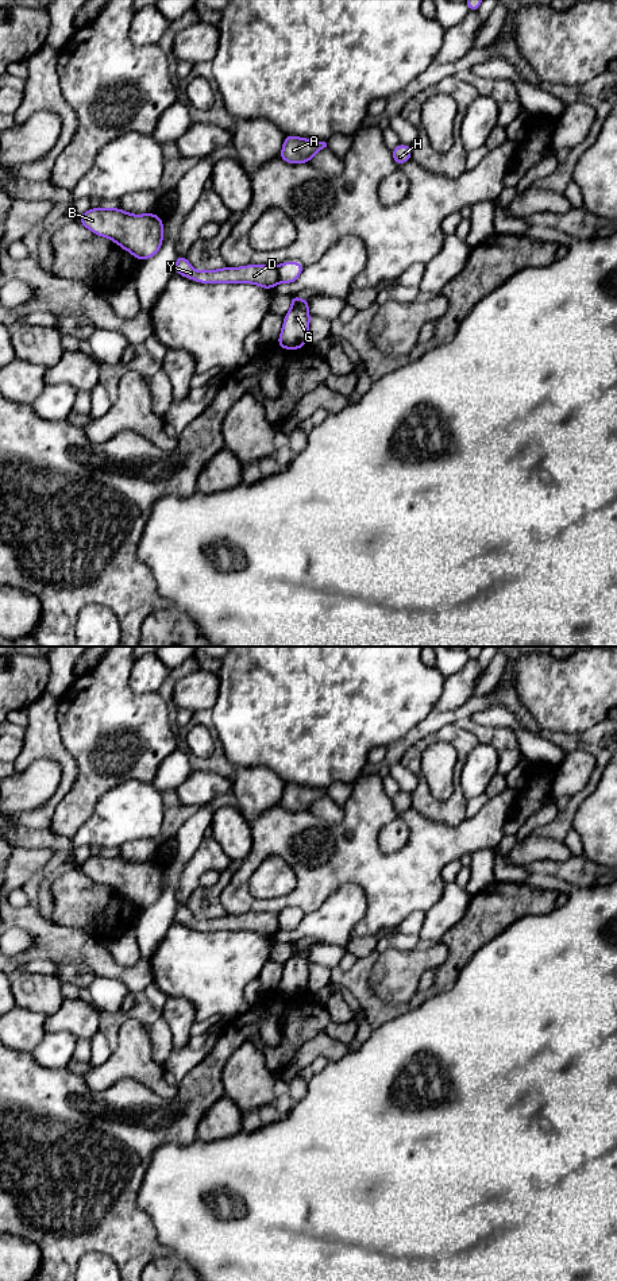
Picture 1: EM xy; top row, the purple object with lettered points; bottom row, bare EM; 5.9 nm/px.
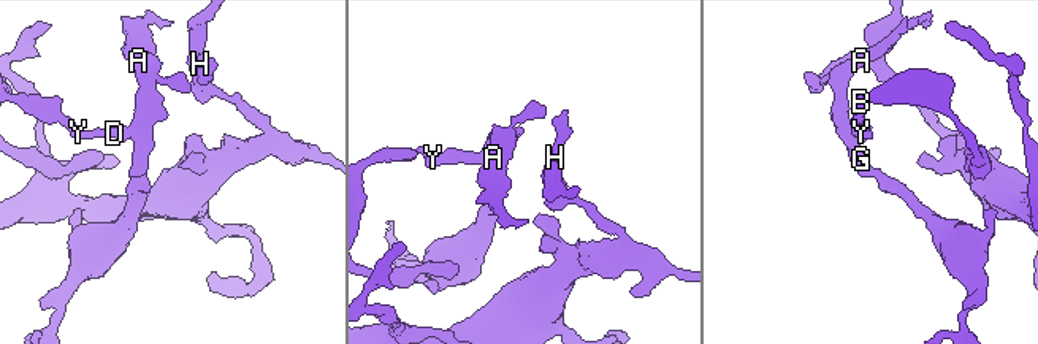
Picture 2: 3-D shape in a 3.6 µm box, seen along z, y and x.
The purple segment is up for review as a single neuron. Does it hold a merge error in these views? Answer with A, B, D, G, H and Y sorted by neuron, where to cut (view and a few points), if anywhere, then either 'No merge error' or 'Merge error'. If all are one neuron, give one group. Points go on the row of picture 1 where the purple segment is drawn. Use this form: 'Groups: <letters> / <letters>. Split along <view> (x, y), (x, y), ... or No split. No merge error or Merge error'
Groups: A G / B D H Y. Split along xy (277, 266), (277, 278), (280, 281). Merge error

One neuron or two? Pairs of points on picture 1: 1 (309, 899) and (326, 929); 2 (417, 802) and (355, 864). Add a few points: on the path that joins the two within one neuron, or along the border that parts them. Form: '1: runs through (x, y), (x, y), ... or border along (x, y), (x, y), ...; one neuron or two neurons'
1: border along (339, 887), (315, 910), (305, 914); two neurons
2: border along (411, 806), (428, 818), (440, 821); two neurons

